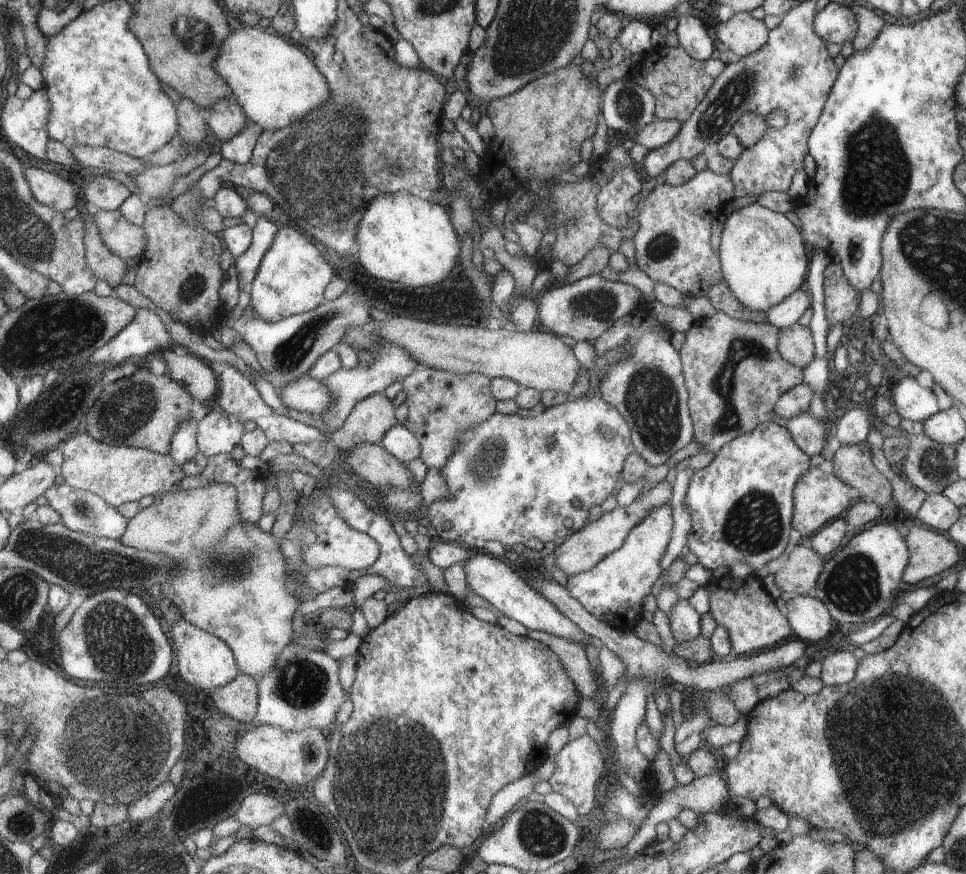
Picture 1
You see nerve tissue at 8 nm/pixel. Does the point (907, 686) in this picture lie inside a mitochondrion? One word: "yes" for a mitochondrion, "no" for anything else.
yes

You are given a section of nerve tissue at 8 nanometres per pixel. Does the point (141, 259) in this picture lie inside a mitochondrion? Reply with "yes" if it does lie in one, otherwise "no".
no

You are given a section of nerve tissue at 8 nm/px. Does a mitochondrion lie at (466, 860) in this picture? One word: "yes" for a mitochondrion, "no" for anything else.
no

